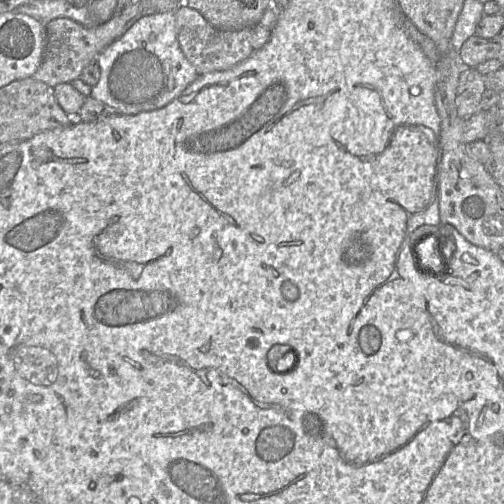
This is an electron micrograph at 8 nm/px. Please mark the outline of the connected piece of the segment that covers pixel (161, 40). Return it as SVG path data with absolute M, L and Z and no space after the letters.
M175 11L155 12L148 14L138 21L136 21L122 36L117 38L112 44L104 49L98 56L96 62L98 63L101 75L98 83L92 87L91 97L102 102L110 112L115 112L124 115L134 115L140 112L152 111L164 107L173 99L181 95L181 93L197 78L198 73L194 66L188 61L182 52L179 42L177 40L175 28Z

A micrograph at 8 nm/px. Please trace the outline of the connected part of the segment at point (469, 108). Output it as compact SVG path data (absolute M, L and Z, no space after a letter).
M463 67L455 99L457 114L461 119L467 119L480 111L480 101L485 90L484 76L476 68Z

